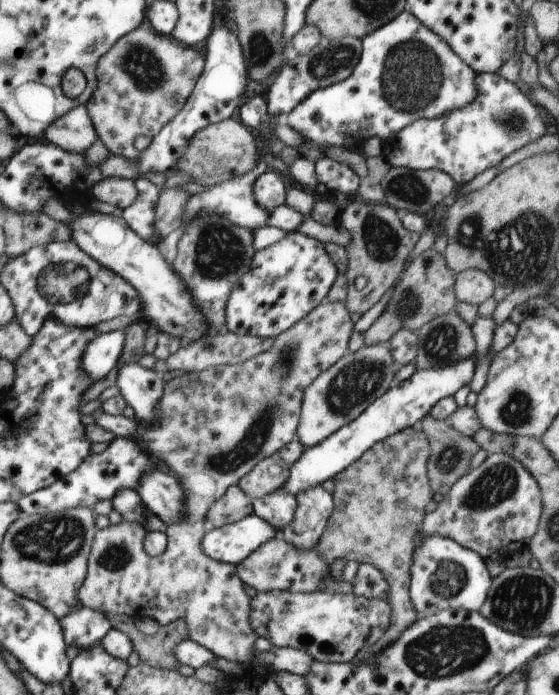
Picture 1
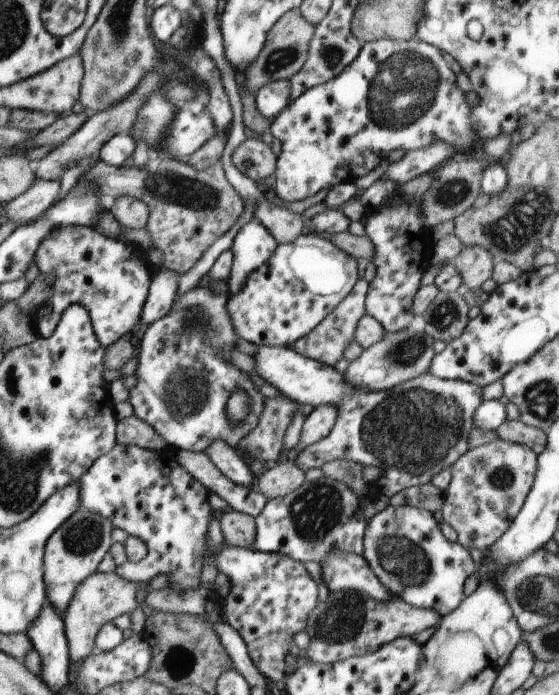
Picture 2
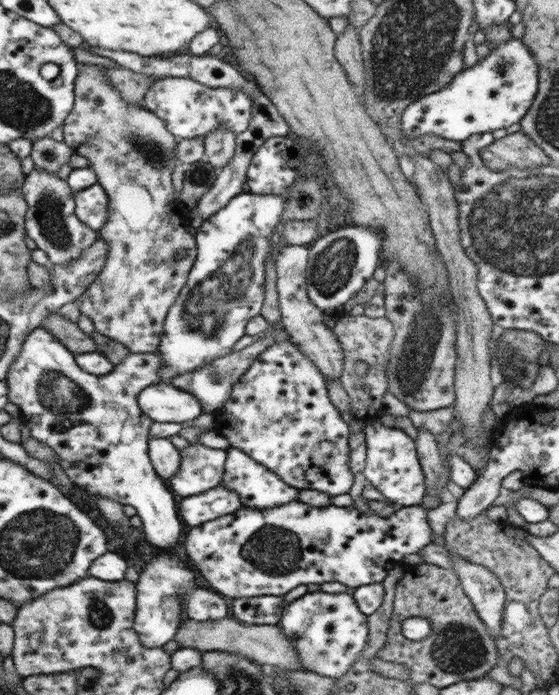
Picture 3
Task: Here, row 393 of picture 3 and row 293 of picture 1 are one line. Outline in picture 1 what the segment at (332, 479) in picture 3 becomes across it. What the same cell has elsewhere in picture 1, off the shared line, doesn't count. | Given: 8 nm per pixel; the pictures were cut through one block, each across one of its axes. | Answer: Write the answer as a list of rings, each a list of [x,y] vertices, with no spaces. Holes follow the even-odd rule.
[[[289,232],[280,242],[255,251],[250,270],[240,278],[240,282],[234,286],[226,302],[225,330],[234,334],[275,339],[294,324],[298,324],[304,316],[308,316],[324,299],[327,299],[327,294],[339,273],[337,266],[324,249],[324,243],[302,232]]]

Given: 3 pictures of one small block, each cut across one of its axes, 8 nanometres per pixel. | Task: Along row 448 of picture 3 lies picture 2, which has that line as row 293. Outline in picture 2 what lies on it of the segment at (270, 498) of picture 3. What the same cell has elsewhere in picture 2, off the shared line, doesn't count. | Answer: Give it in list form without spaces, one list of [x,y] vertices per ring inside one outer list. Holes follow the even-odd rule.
[[[255,218],[238,232],[230,249],[233,263],[227,282],[228,295],[237,295],[246,286],[249,274],[274,254],[277,245],[268,229]]]

